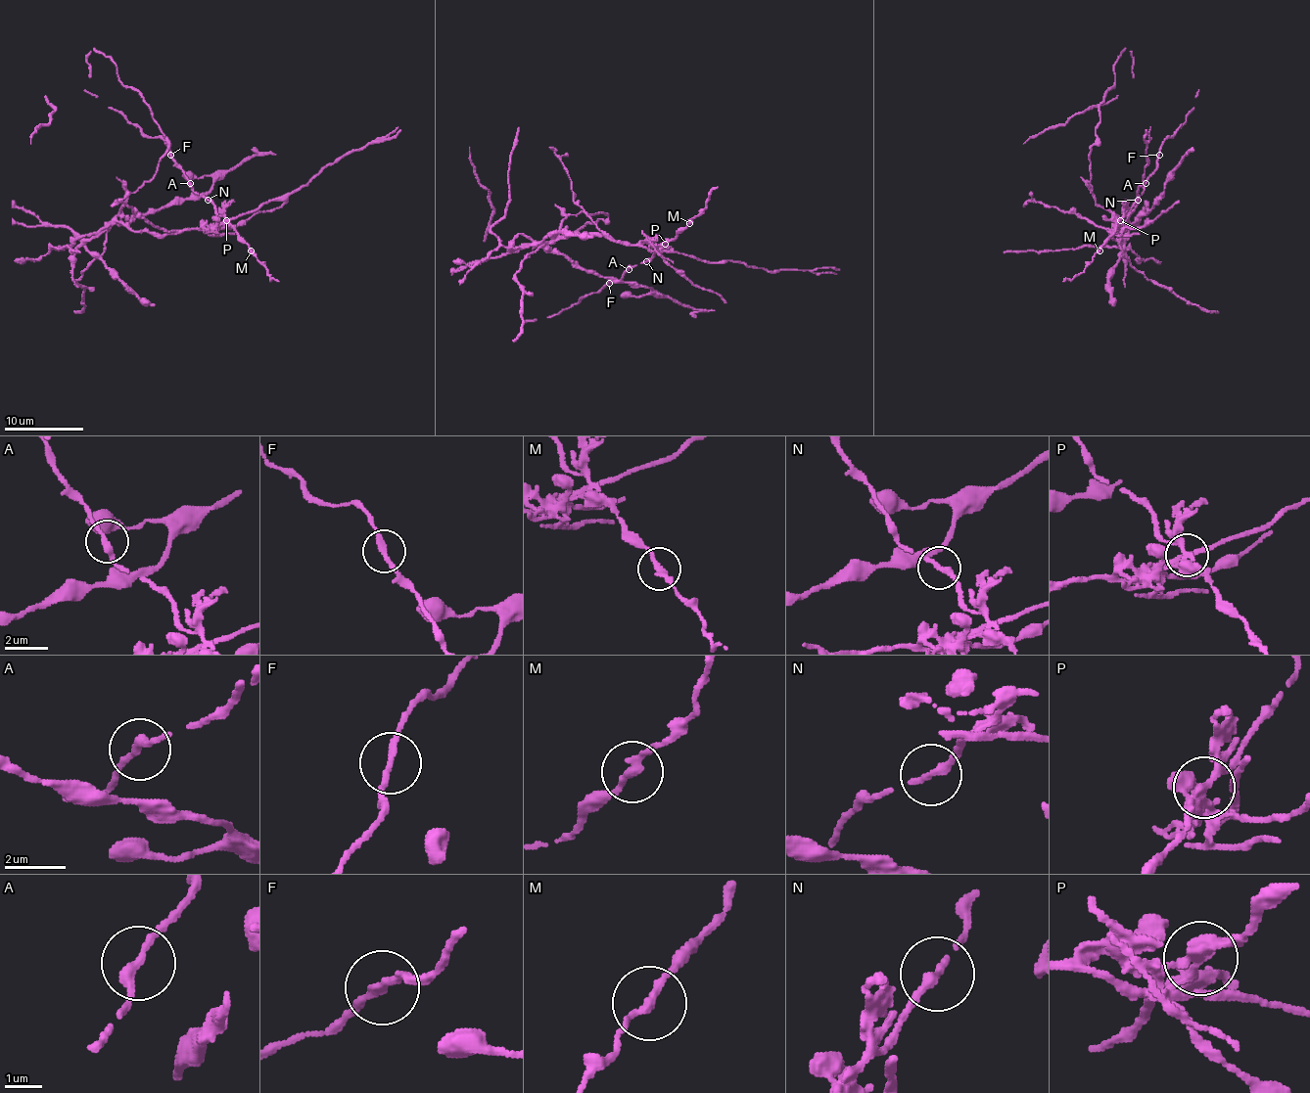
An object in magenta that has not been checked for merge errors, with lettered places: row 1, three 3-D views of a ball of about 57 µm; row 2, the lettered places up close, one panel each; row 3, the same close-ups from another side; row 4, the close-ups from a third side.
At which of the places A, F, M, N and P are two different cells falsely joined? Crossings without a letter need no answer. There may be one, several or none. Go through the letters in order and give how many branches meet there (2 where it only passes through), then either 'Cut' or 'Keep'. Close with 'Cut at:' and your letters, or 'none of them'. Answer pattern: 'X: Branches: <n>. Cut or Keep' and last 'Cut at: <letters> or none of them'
A: Branches: 2. Keep
F: Branches: 2. Keep
M: Branches: 2. Cut
N: Branches: 2. Keep
P: Branches: 3. Cut
Cut at: M, P

